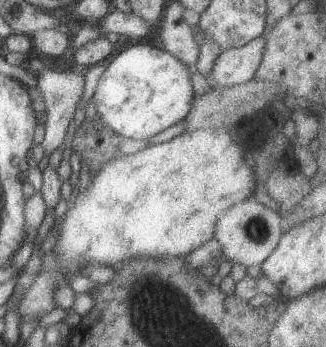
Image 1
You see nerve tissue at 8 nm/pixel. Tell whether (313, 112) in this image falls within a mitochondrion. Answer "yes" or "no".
no

